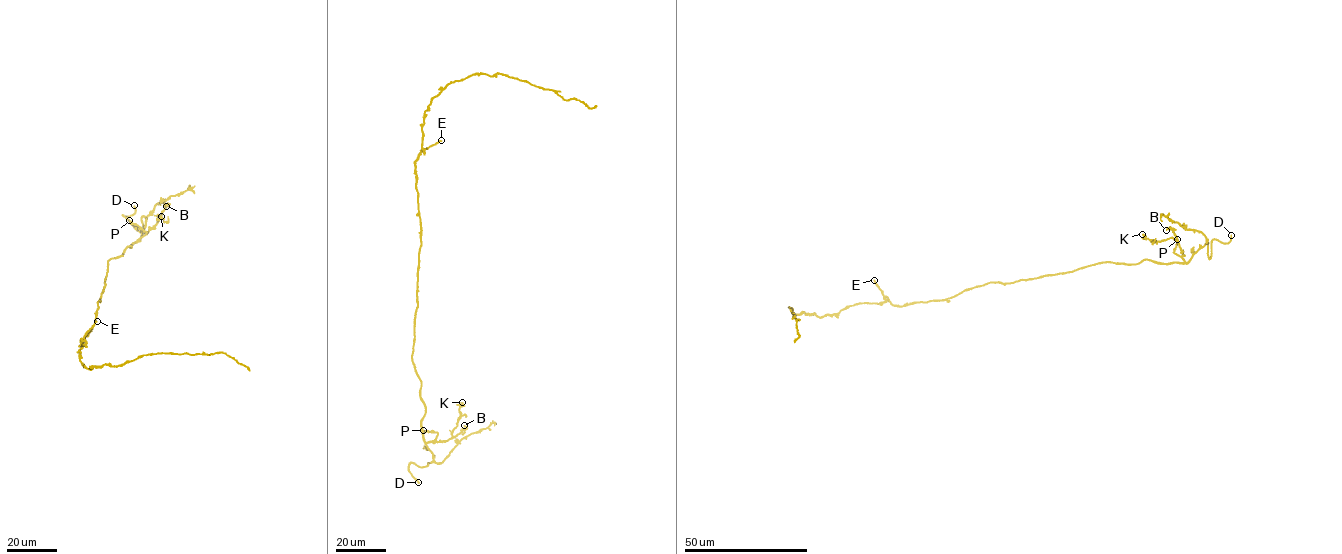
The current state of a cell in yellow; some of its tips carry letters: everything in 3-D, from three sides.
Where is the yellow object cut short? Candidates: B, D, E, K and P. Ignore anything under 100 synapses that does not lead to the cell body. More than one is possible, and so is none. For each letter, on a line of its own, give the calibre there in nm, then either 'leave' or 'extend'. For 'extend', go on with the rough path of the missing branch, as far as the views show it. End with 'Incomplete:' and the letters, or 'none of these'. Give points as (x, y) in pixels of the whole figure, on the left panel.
B: calibre 170 nm; leave
D: calibre 200 nm; extend; course (134, 205), (117, 198), (116, 192)
E: calibre 190 nm; extend; course (97, 321), (102, 309), (114, 295), (114, 221), (121, 205), (117, 181), (129, 154), (131, 111)
K: calibre 220 nm; leave
P: calibre 200 nm; leave
Incomplete: D, E

